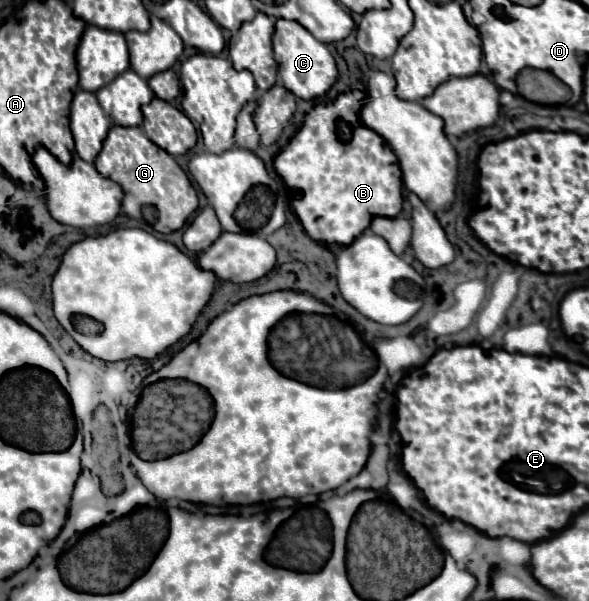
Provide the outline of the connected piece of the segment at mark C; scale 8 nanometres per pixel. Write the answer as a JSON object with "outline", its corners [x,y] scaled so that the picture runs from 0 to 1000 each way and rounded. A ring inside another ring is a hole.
{"outline":[[[469,33],[469,50],[462,60],[465,77],[465,97],[472,103],[472,123],[479,130],[479,140],[499,153],[513,166],[530,166],[557,153],[557,146],[567,140],[574,116],[564,90],[557,87],[553,73],[537,67],[520,47],[513,47],[503,33]]]}

